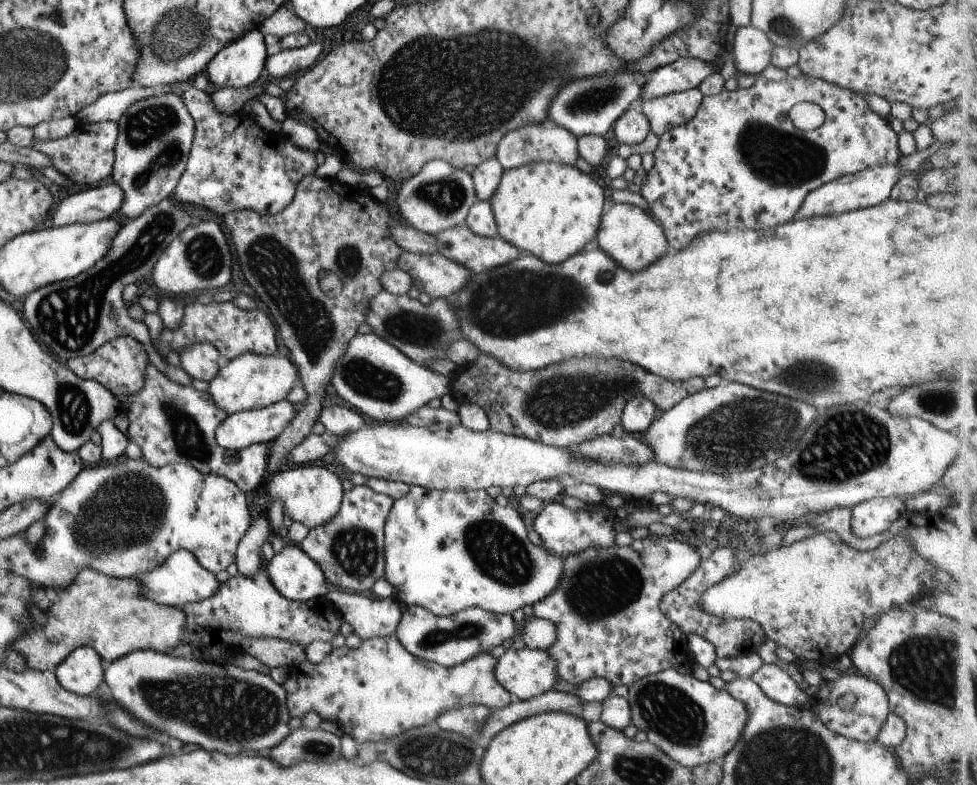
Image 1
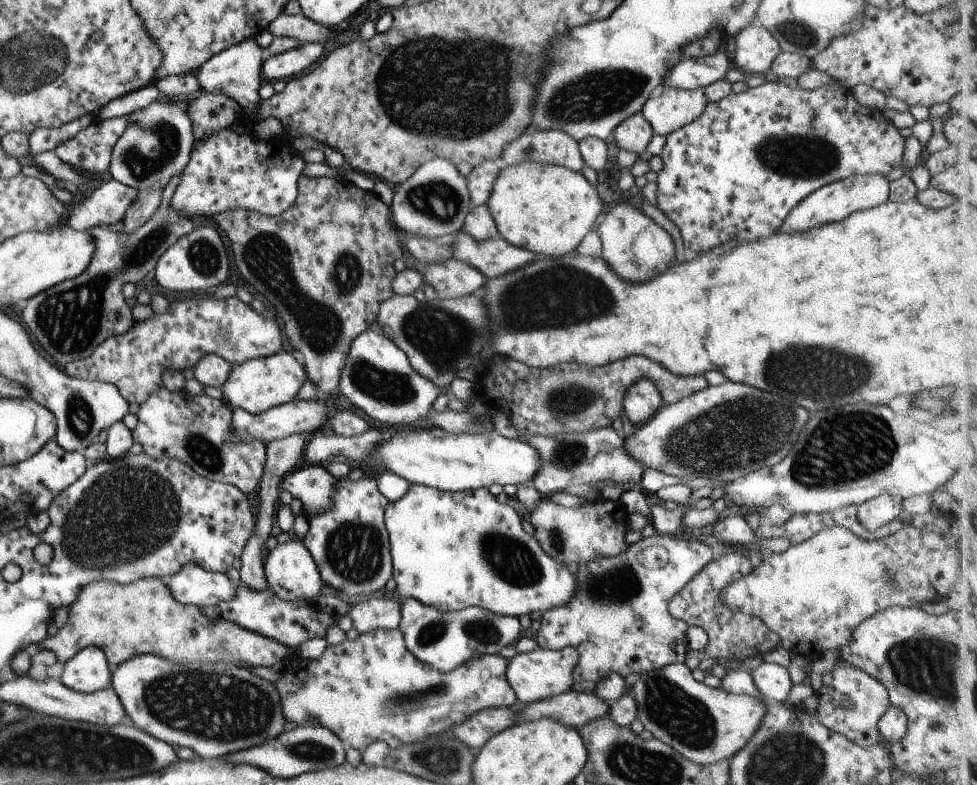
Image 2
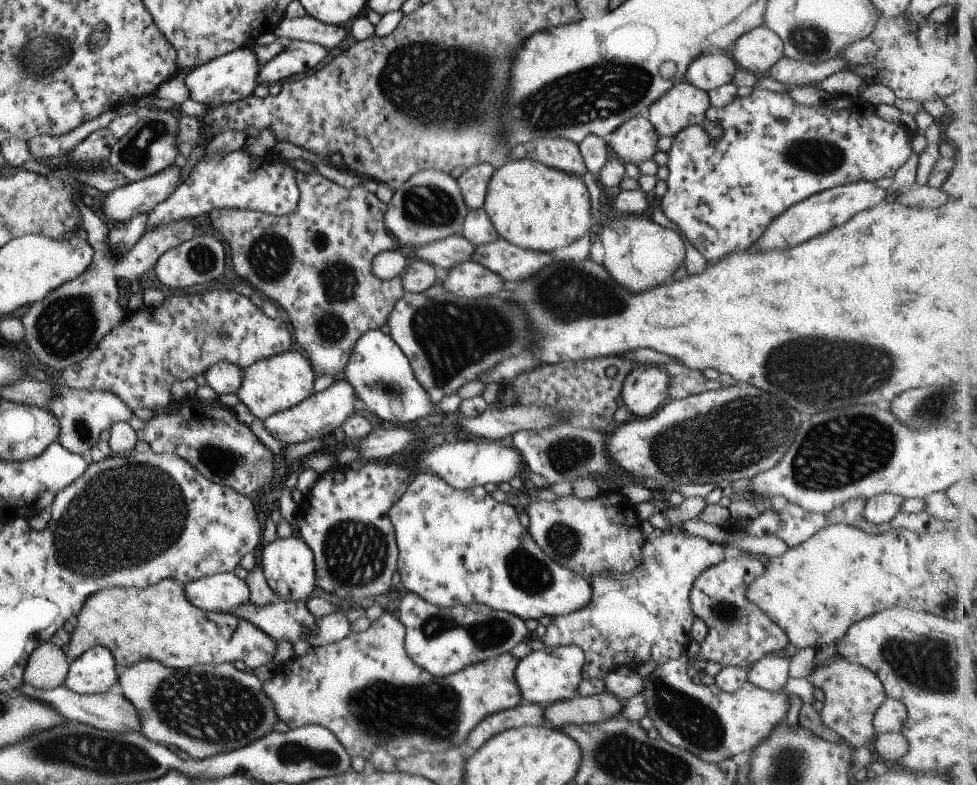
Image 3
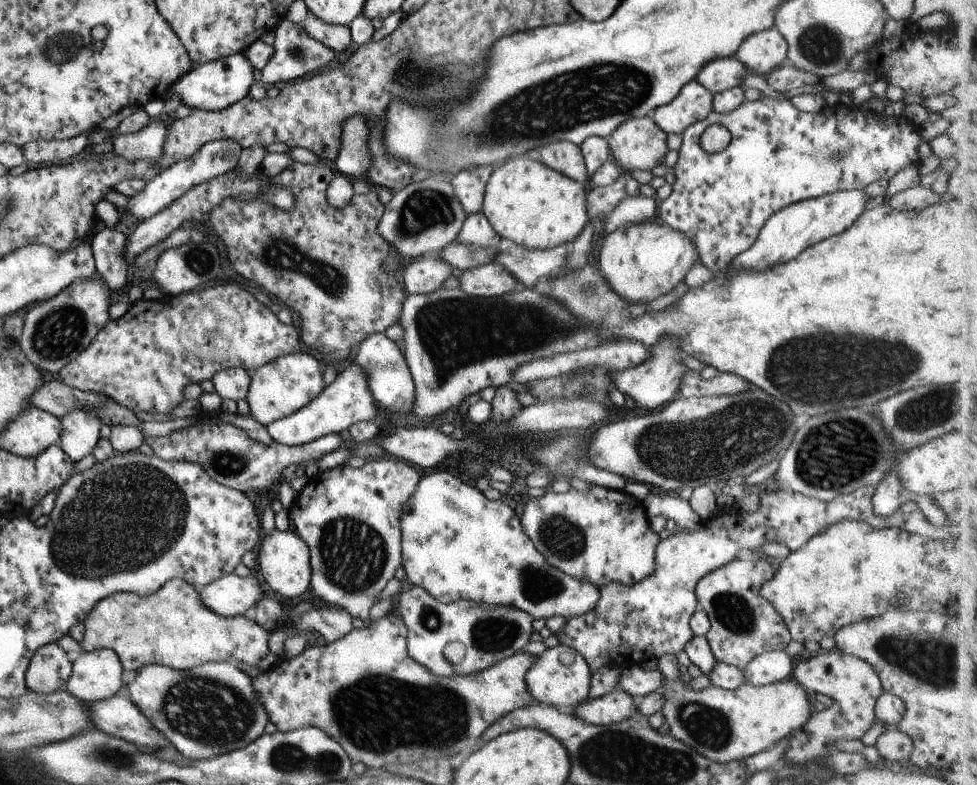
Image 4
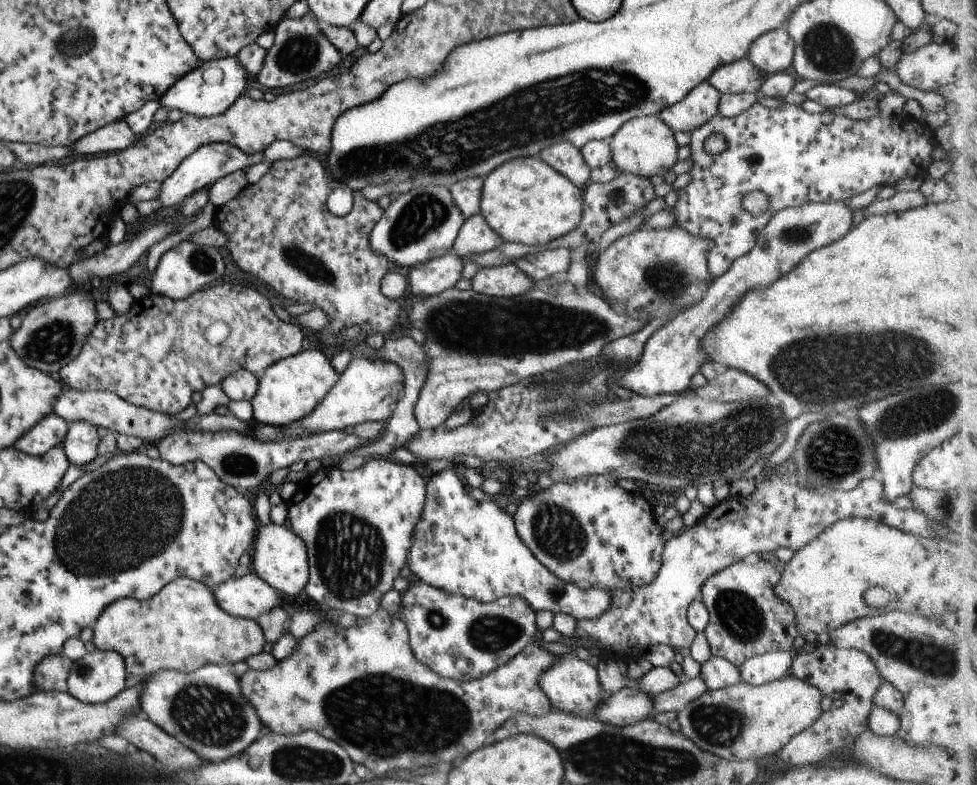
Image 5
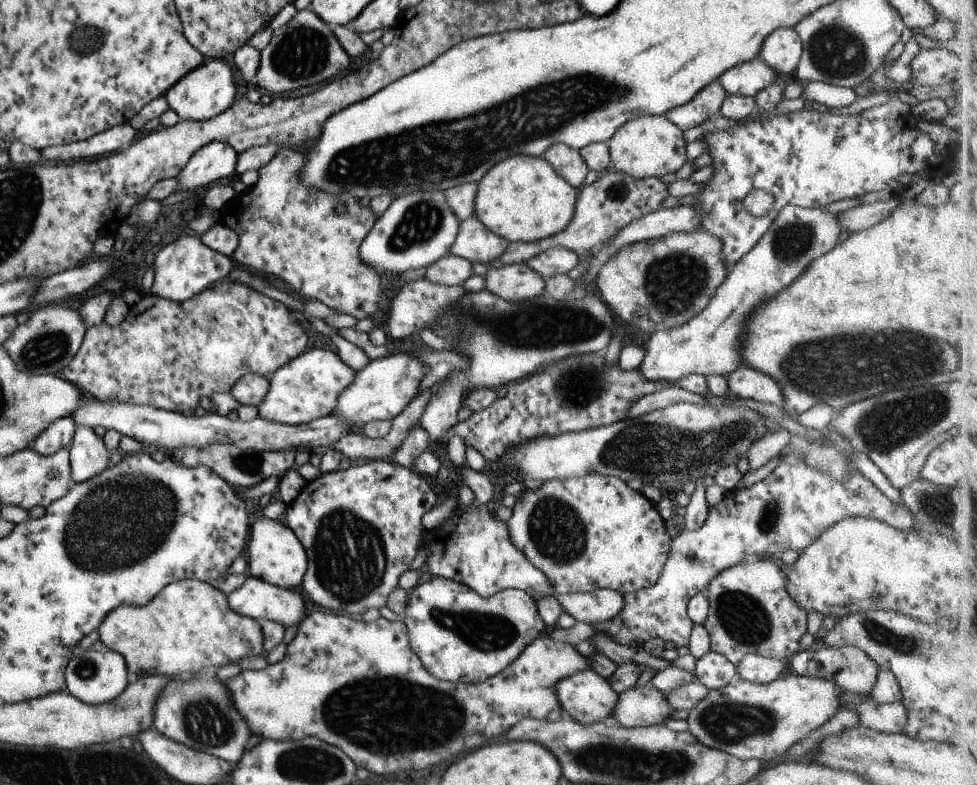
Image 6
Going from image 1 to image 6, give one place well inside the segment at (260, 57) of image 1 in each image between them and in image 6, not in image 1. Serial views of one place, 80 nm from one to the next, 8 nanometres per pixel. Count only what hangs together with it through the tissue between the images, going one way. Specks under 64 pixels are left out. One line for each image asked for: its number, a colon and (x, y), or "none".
2: (235, 72)
3: (229, 78)
4: (214, 85)
5: (209, 89)
6: (208, 89)

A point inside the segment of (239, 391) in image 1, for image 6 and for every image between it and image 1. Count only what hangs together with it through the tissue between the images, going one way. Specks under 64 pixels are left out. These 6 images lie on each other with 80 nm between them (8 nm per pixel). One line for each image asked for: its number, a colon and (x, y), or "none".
2: (256, 385)
3: (276, 383)
4: (280, 387)
5: (289, 389)
6: (304, 389)

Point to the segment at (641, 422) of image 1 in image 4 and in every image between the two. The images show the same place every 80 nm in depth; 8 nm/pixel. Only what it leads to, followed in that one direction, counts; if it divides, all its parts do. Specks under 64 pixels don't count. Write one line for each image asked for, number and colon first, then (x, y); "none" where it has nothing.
2: (641, 402)
3: (644, 391)
4: (653, 383)

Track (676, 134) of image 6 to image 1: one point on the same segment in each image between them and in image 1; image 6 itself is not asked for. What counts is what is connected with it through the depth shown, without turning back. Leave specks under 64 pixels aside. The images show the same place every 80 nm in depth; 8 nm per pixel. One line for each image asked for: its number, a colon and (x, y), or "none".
1: (631, 127)
2: (633, 134)
3: (634, 141)
4: (637, 144)
5: (644, 146)

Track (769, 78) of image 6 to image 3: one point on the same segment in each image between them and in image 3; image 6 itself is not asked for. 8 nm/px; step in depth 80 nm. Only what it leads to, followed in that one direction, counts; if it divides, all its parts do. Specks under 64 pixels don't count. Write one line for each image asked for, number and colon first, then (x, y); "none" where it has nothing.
3: (714, 69)
4: (719, 75)
5: (741, 76)

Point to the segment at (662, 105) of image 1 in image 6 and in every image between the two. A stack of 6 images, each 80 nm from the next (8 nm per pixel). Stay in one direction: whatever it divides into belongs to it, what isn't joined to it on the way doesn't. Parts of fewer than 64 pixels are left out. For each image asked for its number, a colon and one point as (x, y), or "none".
2: (673, 108)
3: (684, 105)
4: (693, 103)
5: (700, 105)
6: (706, 103)

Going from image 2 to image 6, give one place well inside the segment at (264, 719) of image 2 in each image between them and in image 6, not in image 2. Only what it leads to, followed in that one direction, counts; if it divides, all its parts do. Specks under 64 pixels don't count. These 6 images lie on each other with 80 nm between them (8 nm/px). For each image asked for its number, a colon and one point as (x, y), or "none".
3: (196, 709)
4: (211, 706)
5: (193, 707)
6: (194, 710)

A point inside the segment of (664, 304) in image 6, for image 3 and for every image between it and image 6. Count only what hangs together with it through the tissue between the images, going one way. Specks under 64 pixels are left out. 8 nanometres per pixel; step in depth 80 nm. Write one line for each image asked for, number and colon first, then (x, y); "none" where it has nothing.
3: (638, 254)
4: (642, 262)
5: (657, 273)

